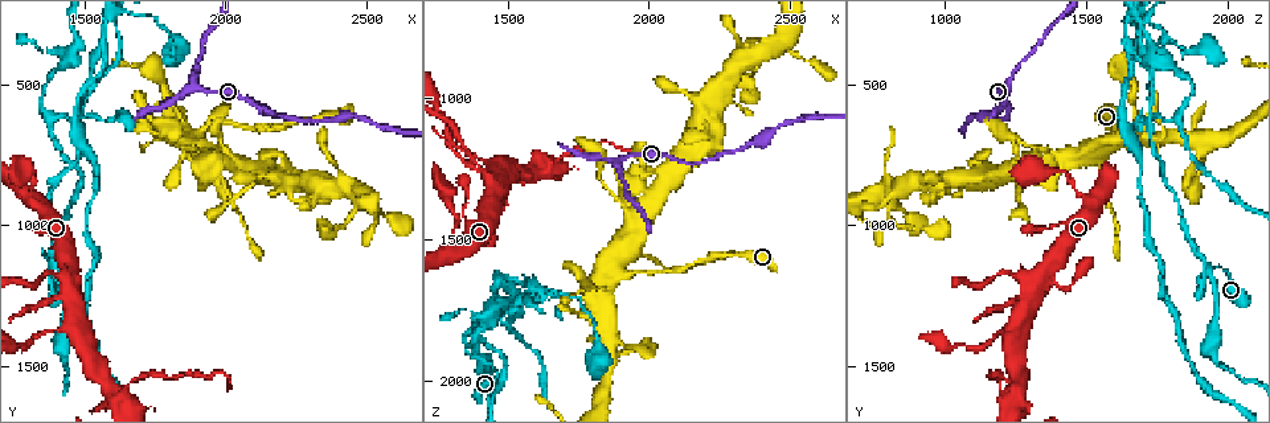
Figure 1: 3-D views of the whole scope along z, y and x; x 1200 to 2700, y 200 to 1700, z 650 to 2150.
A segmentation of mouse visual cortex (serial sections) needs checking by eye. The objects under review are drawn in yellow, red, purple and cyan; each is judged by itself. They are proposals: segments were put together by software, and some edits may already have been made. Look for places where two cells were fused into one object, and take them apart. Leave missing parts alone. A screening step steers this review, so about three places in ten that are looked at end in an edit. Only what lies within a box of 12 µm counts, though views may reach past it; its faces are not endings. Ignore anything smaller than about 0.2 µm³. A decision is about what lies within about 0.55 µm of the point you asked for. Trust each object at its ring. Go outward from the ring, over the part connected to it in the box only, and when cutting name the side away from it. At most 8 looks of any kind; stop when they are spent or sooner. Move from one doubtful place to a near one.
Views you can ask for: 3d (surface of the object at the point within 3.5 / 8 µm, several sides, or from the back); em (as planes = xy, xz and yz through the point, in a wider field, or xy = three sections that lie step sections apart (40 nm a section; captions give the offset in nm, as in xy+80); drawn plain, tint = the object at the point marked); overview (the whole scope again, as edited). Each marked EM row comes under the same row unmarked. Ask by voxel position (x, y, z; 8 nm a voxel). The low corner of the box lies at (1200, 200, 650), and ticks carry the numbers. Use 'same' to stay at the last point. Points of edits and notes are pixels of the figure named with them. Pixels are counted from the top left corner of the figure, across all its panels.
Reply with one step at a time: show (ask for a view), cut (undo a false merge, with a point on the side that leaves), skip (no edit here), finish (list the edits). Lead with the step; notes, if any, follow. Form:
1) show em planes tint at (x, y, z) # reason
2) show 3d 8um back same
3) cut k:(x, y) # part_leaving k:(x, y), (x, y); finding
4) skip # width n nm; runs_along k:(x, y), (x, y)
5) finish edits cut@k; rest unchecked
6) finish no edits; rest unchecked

show 3d 3.5um at (1890, 690, 1620) # small branch off a trunk

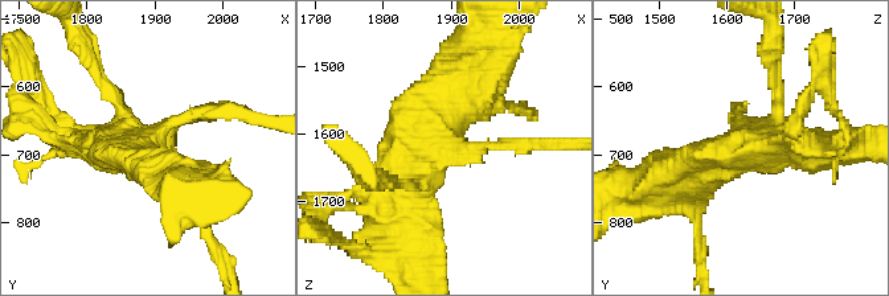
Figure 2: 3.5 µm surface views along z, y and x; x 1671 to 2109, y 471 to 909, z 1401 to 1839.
show em xy step 3 tint at (1890, 690, 1615) # need the tissue

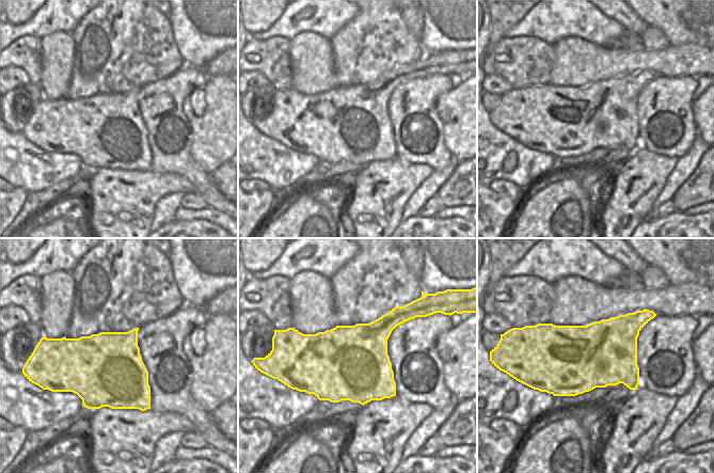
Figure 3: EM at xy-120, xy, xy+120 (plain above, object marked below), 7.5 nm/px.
show em planes tint same # cut it another way

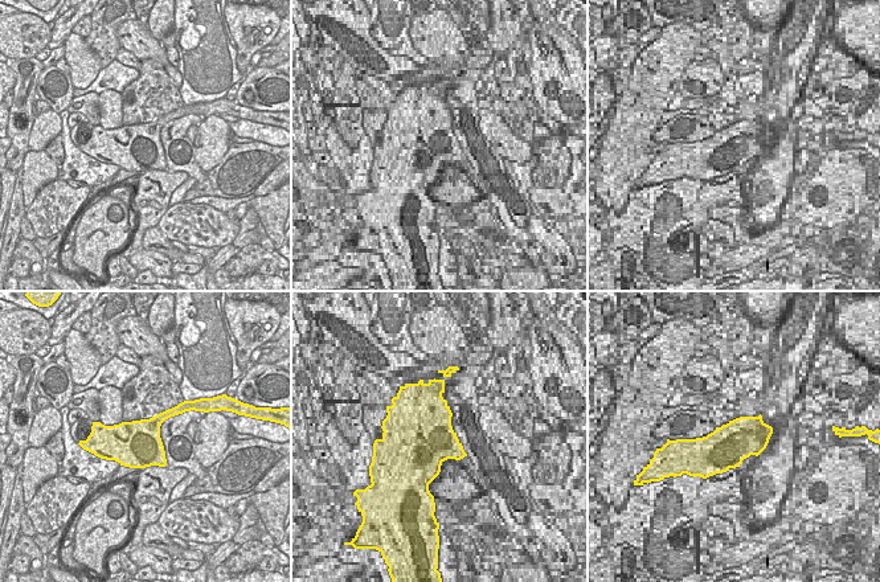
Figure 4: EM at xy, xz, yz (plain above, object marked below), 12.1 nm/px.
skip # width 600 nm; runs_along 2:(738, 110), (736, 151), (671, 175); continuous, no second cell

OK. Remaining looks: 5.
show 3d 3.5um back at (1470, 1360, 1250) # a fork

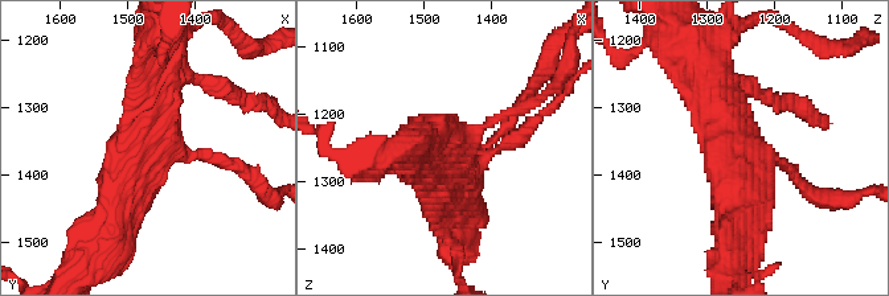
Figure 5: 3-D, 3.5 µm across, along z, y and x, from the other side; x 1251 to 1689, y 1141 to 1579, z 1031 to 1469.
show em xy step 3 tint at (1465, 1355, 1245) # shape alone is not enough

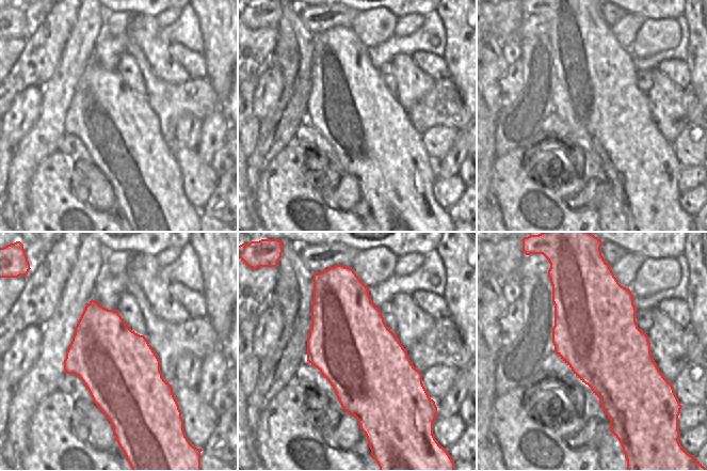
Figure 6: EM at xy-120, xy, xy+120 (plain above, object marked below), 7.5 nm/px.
skip # all the same cell

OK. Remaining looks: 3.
show 3d 3.5um at (1890, 500, 1220) # sharp bend

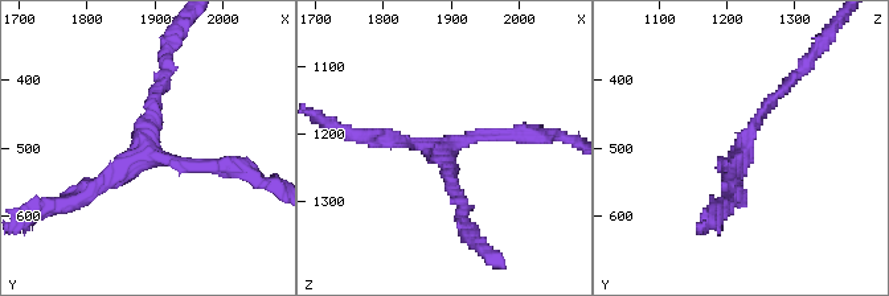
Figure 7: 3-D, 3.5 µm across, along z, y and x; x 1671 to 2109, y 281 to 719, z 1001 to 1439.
show em xy step 1 tint at (1890, 500, 1220)

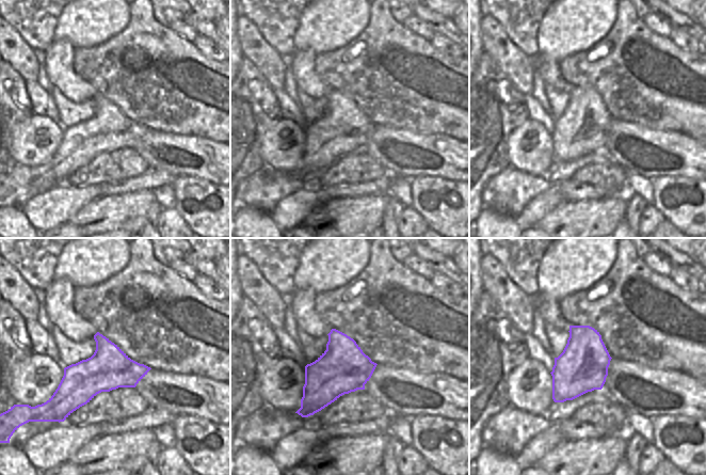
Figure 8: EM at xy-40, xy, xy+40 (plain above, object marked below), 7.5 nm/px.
skip # runs_along 7:(725, 165), (793, 77); continuous, no second cell

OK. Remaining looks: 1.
finish no edits; rest unchecked

